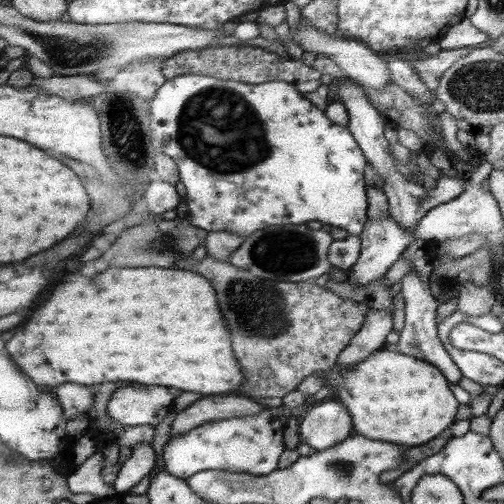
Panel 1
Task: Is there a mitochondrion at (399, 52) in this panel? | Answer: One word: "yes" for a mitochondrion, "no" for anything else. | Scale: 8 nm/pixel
no

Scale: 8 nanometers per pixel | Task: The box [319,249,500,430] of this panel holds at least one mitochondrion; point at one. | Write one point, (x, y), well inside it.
(445, 281)

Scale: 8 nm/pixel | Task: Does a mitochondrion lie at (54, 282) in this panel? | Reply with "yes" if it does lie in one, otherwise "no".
no

